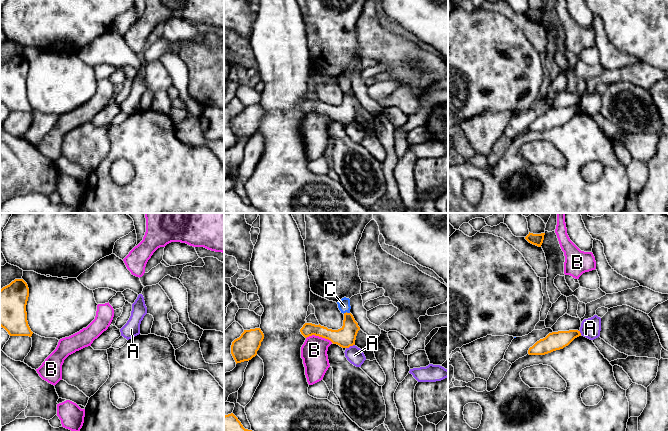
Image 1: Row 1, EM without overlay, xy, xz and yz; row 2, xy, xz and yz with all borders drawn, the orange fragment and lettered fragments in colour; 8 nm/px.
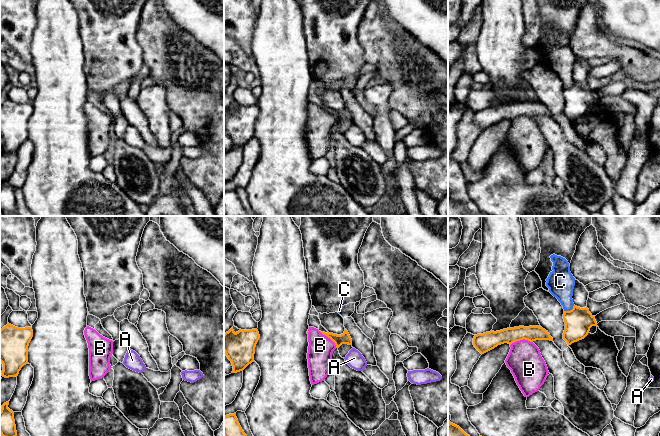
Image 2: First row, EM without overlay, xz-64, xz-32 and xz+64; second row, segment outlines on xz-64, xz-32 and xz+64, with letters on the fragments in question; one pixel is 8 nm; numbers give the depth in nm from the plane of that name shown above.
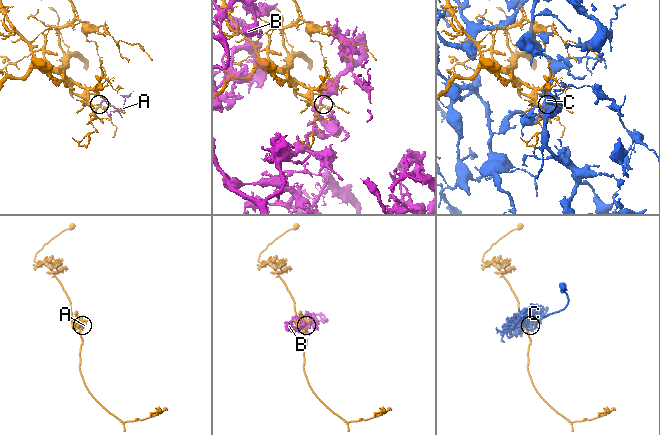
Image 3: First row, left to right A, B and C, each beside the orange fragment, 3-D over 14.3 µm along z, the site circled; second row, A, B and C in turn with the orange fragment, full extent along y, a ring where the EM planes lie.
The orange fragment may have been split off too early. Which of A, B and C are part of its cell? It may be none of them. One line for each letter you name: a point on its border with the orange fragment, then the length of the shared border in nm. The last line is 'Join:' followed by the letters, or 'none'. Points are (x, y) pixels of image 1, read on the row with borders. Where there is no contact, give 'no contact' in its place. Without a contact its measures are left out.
Join: none

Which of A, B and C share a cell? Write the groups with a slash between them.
A / B / C

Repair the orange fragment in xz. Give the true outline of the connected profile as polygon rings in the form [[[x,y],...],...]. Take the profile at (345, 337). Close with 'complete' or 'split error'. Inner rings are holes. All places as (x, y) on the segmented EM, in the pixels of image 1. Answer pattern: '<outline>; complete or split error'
[[[344,313],[343,326],[338,330],[328,329],[327,327],[305,323],[300,329],[301,334],[307,338],[315,335],[330,340],[342,348],[349,348],[355,345],[355,340],[360,327],[351,313]]]; complete

